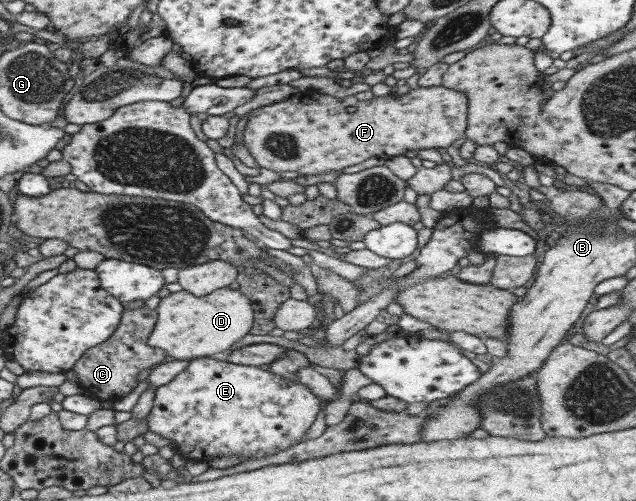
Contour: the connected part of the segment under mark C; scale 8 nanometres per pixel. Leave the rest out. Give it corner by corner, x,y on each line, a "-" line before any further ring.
140,308
125,309
116,332
101,345
87,350
74,365
82,389
93,400
119,400
133,392
138,386
137,378
142,370
153,369
158,365
172,361
165,350
149,346
148,338
157,323
157,309

